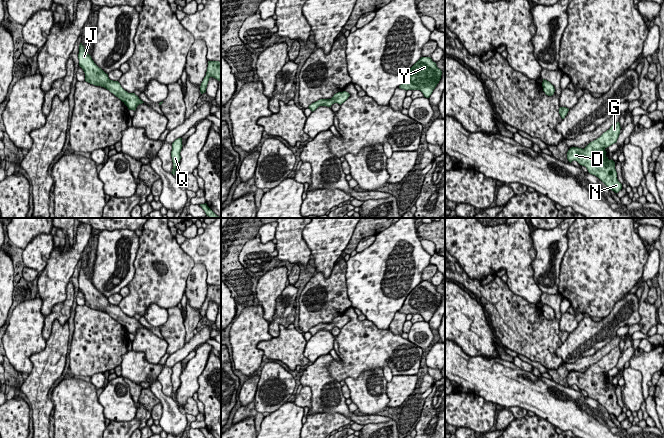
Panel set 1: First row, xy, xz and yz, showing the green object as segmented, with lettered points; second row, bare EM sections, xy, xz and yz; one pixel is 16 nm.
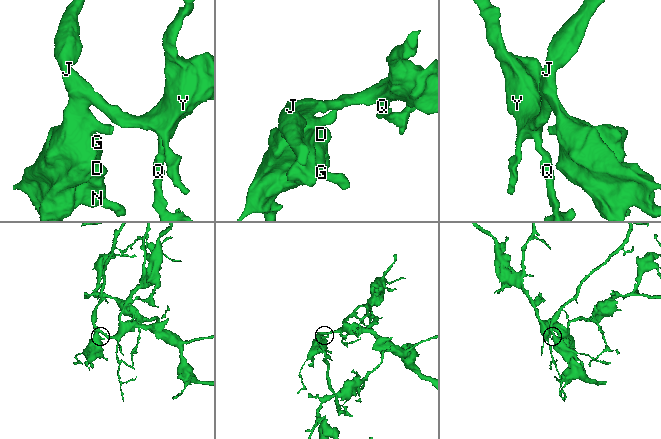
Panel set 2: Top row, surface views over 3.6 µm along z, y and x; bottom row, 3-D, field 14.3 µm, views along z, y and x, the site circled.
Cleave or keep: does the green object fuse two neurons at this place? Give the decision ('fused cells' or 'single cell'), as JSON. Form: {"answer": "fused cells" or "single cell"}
{"answer": "single cell"}

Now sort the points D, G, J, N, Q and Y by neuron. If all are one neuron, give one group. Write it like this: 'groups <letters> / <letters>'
groups D G J N Q Y

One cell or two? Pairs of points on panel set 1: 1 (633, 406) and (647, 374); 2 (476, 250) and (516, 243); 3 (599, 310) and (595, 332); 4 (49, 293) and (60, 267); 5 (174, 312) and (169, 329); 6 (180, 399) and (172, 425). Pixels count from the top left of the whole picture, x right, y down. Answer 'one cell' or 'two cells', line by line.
1: two cells
2: one cell
3: two cells
4: one cell
5: one cell
6: two cells

